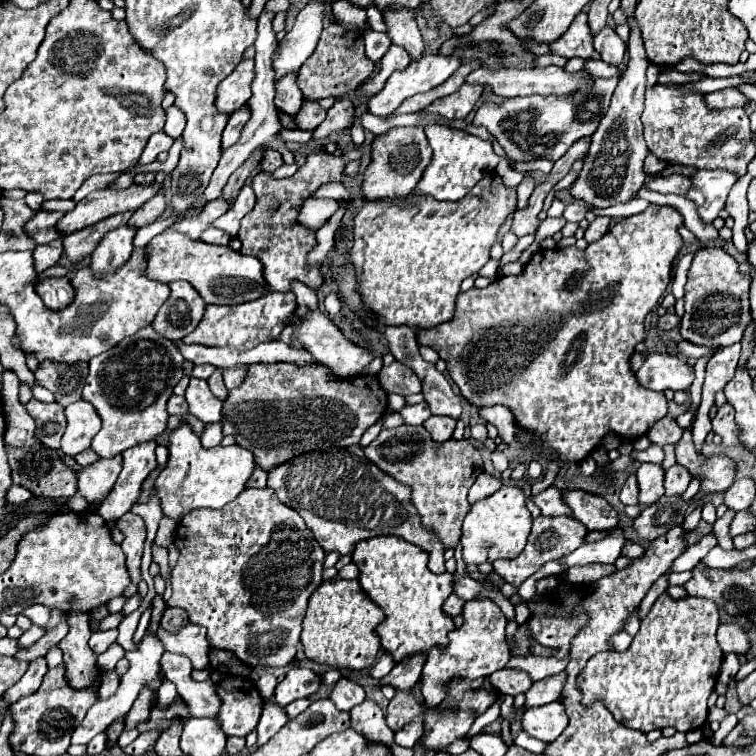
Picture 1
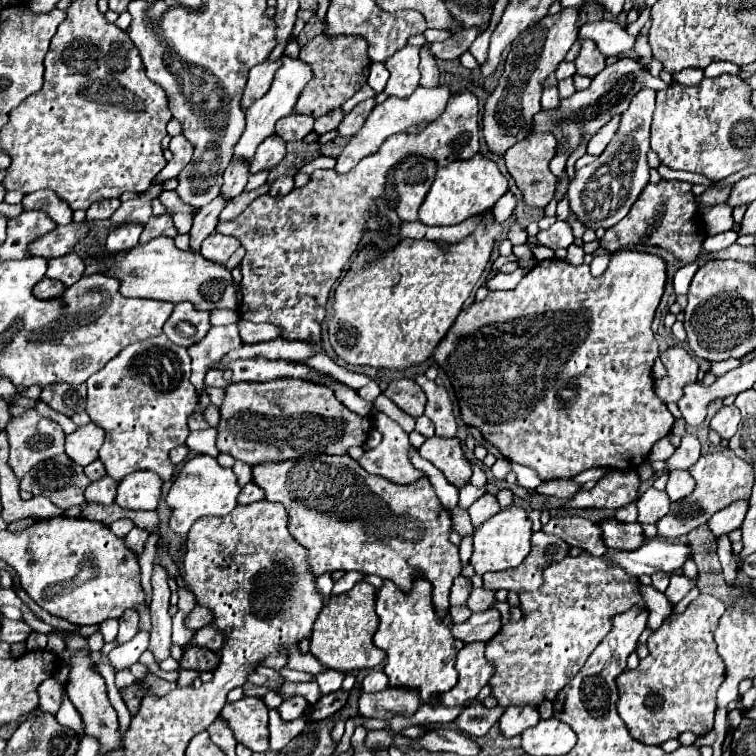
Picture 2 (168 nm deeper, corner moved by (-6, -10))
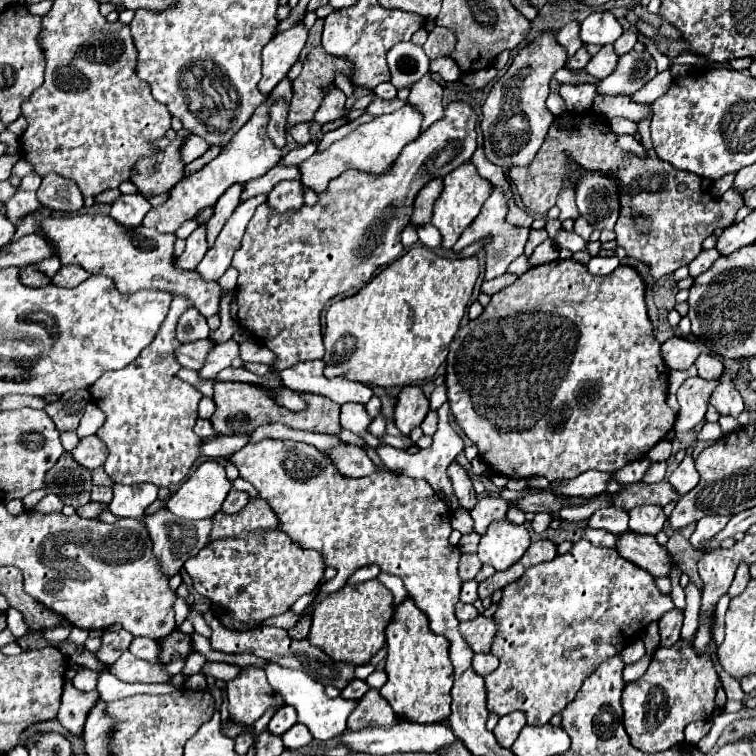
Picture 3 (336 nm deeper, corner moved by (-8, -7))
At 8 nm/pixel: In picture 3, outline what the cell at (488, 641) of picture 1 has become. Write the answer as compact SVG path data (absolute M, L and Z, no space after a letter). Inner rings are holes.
M476 654L472 660L472 666L474 666L474 672L478 672L480 676L486 676L498 668L498 658L494 654Z

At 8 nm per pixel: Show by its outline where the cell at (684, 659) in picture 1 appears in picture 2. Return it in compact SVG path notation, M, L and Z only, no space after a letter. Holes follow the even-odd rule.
M700 595L686 607L684 613L674 613L668 617L648 639L650 655L640 661L636 669L626 669L618 675L618 715L628 727L630 735L646 745L660 745L668 739L676 739L684 731L692 731L696 737L708 735L714 727L714 715L716 711L716 691L724 681L726 667L720 659L714 643L714 631L718 627L720 617L724 615L726 607L720 599L712 595Z

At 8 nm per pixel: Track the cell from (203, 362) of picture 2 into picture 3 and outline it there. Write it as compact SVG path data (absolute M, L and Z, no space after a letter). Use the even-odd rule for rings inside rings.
M206 338L206 340L198 340L198 342L190 342L190 344L180 344L176 354L176 360L180 366L190 368L190 370L200 370L204 364L206 354L210 352L214 344Z

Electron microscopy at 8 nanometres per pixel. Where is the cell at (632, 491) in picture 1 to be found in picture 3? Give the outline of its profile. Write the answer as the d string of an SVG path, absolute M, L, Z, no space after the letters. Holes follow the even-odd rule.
M616 506L602 508L592 514L592 518L588 520L588 526L596 530L608 530L614 534L624 534L628 532L628 512Z

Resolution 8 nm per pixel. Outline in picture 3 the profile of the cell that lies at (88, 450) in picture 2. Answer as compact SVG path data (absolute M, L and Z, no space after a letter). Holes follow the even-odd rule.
M98 436L82 438L80 444L76 446L76 450L72 452L72 458L78 464L82 464L84 468L88 468L88 470L100 468L104 464L106 456L108 456L108 448L106 448L106 444Z

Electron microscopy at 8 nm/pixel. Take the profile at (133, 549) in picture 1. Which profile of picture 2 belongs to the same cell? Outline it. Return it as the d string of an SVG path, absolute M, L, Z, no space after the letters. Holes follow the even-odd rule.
M126 611L122 617L120 617L120 631L118 631L118 637L116 641L122 645L126 641L130 641L136 633L138 633L138 615L136 611Z

